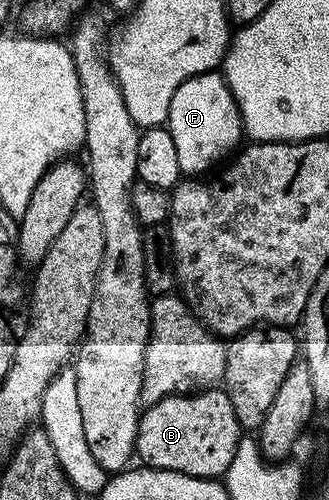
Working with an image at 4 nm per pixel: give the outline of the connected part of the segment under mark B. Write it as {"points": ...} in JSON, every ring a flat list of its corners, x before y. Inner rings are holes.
{"points":[[225,390,199,391,202,391,199,395,172,394,141,412,134,449,145,466,159,471,179,471,197,479,225,476,240,438,238,418]]}

